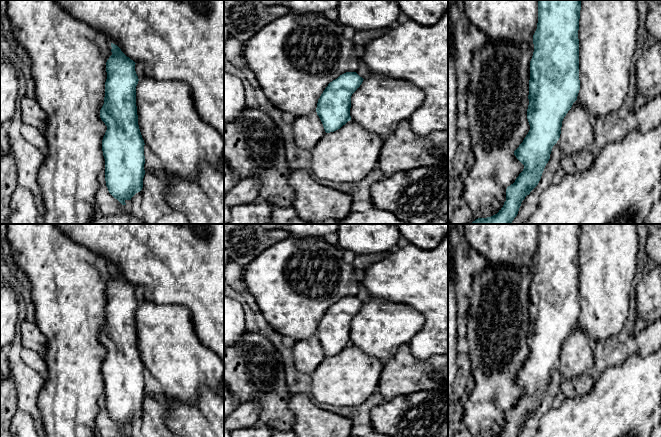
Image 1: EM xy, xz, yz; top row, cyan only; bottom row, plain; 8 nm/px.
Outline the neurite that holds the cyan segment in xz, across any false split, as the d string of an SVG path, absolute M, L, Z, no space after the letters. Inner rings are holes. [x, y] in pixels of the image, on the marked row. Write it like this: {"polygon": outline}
{"polygon": "M293 12L266 25L262 30L246 41L244 43L244 56L247 62L247 68L249 68L254 73L265 97L275 107L277 107L282 112L288 112L295 115L296 117L305 116L313 111L316 111L323 124L325 132L330 133L340 129L343 125L351 120L351 96L360 87L364 80L355 72L359 66L360 58L358 58L355 54L354 45L355 43L353 40L349 40L344 37L342 25L339 22L327 19L323 13Z"}

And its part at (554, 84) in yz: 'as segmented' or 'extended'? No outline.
extended

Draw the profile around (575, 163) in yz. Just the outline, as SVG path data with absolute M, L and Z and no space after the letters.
M583 149L575 154L561 155L560 167L565 174L581 173L592 165L594 153L592 149Z

